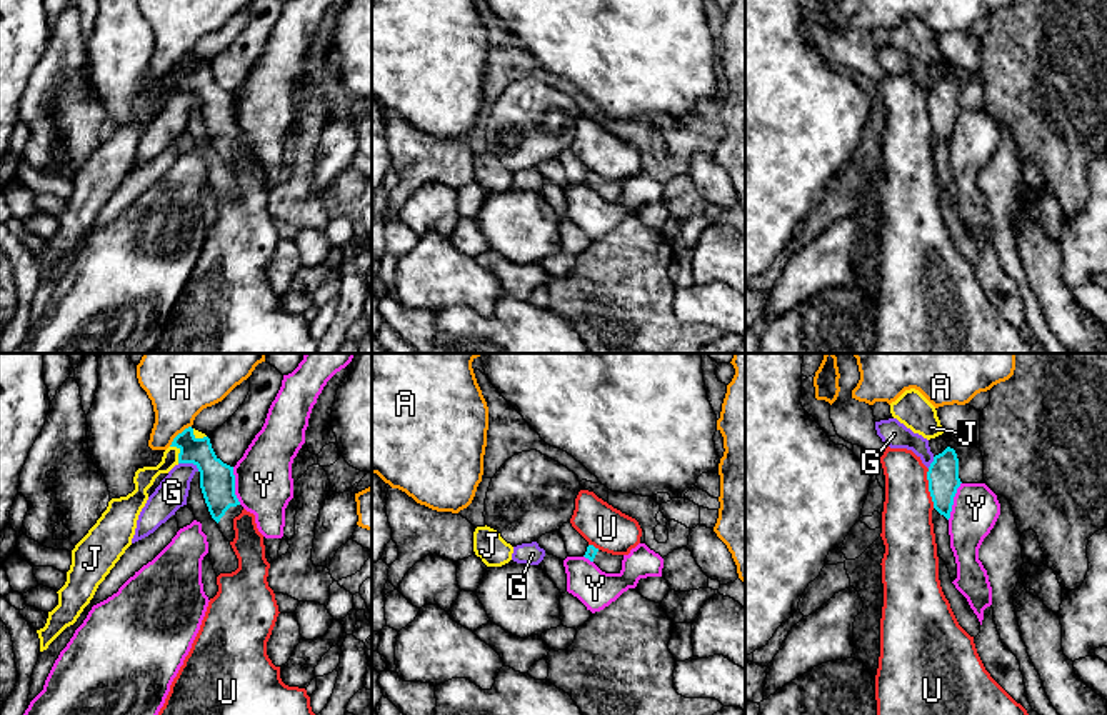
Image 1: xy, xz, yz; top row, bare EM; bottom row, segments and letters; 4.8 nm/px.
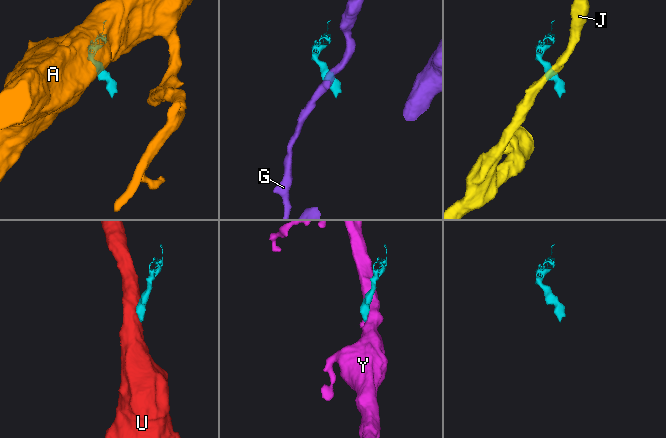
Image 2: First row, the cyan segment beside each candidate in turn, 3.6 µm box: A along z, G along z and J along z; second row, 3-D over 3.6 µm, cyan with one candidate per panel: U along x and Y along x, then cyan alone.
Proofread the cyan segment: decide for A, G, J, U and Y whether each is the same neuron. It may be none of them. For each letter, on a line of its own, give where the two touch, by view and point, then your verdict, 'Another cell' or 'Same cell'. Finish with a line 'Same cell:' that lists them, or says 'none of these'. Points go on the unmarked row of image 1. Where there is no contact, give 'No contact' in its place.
A: Touches cyan at xy (179, 60). Another cell
G: Touches cyan at xy (189, 89). Another cell
J: Touches cyan at xy (180, 79). Another cell
U: Touches cyan at yz (929, 115). Another cell
Y: Touches cyan at xy (234, 112). Another cell
Same cell: none of these

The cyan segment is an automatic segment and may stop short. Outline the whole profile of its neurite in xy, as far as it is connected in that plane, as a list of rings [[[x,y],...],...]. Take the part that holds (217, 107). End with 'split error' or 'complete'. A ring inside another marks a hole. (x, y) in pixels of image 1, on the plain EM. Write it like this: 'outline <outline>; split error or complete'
outline [[[188,53],[170,73],[177,73],[178,90],[193,90],[200,98],[200,115],[212,145],[228,168],[233,168],[233,145],[243,137],[235,122],[233,93],[223,90],[213,78],[210,65],[197,65]]]; split error

